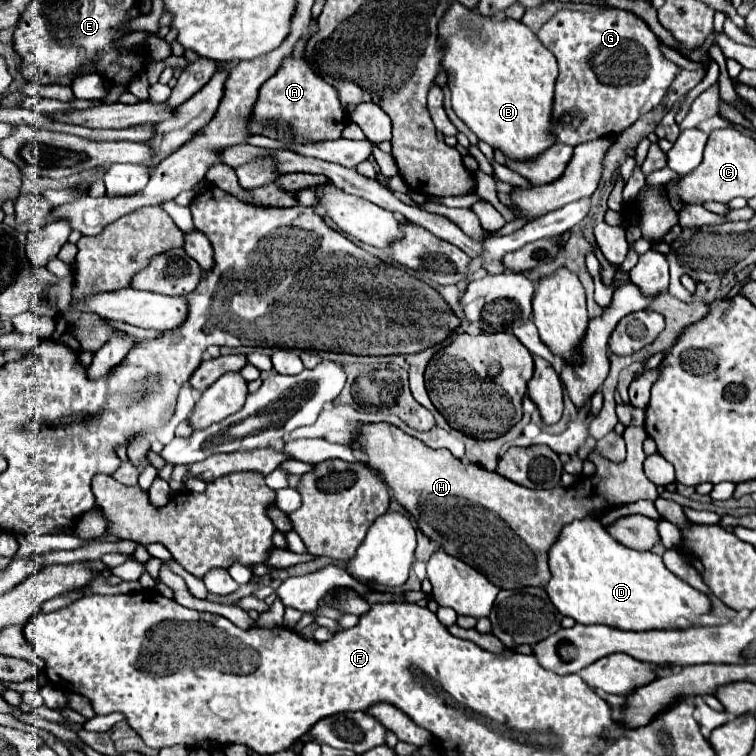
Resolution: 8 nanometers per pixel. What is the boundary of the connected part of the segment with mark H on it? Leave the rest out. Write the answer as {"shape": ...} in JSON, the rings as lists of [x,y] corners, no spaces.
{"shape":[[[388,422],[358,424],[356,440],[352,446],[368,456],[368,466],[382,476],[384,484],[392,490],[398,504],[406,508],[406,512],[416,520],[418,528],[422,530],[426,538],[438,542],[446,554],[482,572],[498,588],[522,588],[522,586],[544,586],[548,582],[550,570],[548,570],[546,552],[554,544],[564,524],[570,524],[572,520],[584,518],[584,516],[598,516],[602,510],[618,506],[618,504],[628,504],[642,498],[648,498],[648,500],[658,498],[656,484],[652,484],[644,476],[644,470],[642,470],[642,462],[646,458],[642,450],[642,442],[648,438],[644,427],[626,428],[624,439],[627,457],[624,462],[616,464],[592,452],[588,458],[596,464],[594,476],[590,478],[580,476],[578,484],[574,484],[572,488],[556,486],[552,490],[530,490],[530,488],[524,488],[520,484],[506,480],[504,476],[496,472],[488,472],[476,464],[464,464],[458,458],[454,458],[448,450],[434,450],[426,446],[424,442],[420,442],[418,438],[402,432],[398,426],[388,424]]]}

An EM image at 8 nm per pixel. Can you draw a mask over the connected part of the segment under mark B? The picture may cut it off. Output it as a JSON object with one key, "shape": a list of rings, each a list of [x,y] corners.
{"shape":[[[454,2],[444,12],[438,24],[438,44],[444,52],[442,68],[448,74],[448,88],[452,92],[452,108],[456,116],[486,144],[502,150],[512,160],[536,158],[542,150],[552,146],[550,114],[554,98],[554,82],[558,76],[556,58],[522,22],[504,18],[494,20],[480,16],[478,10]]]}

